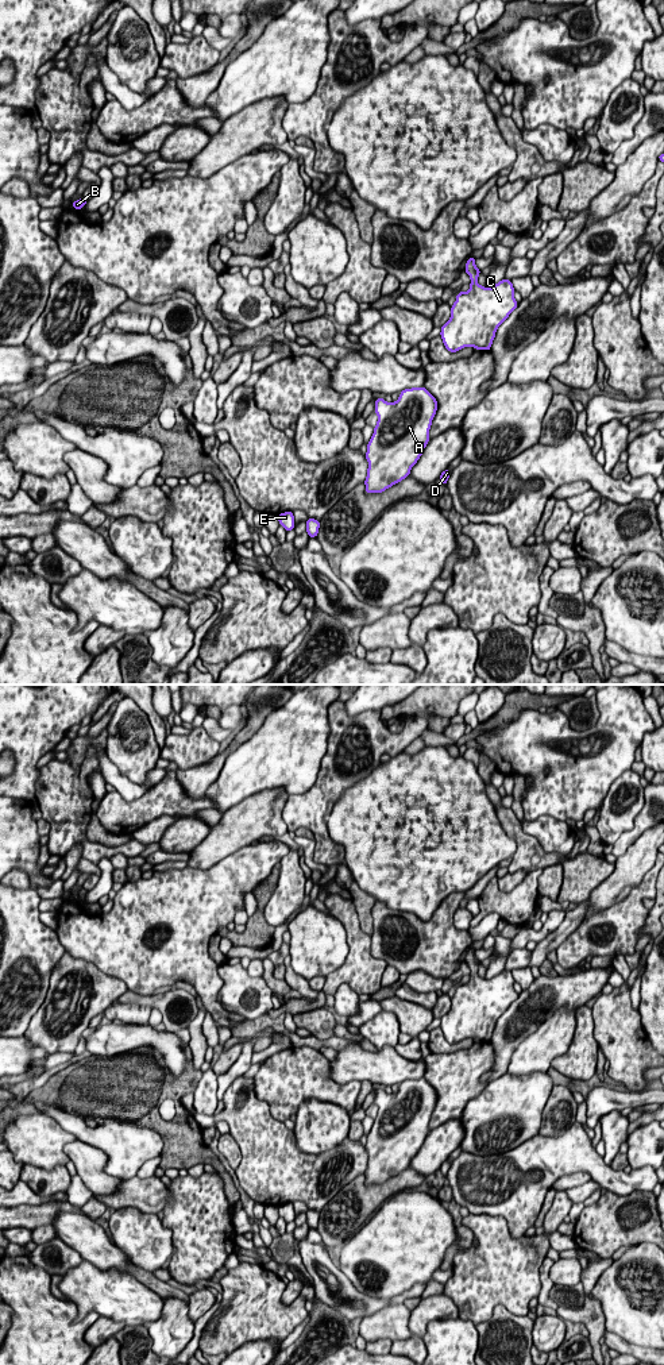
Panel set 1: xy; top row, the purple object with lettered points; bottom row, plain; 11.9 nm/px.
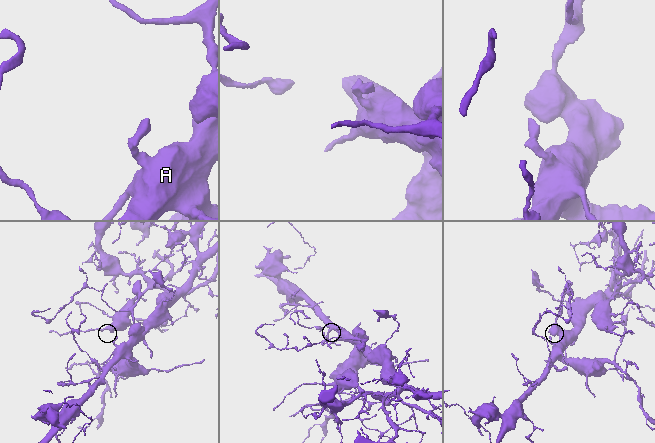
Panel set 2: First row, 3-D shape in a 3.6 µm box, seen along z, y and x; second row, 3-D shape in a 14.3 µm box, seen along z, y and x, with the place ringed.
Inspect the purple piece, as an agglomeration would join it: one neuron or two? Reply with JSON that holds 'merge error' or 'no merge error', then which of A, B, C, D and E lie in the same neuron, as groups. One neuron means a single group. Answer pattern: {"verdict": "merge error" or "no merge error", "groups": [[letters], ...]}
{"verdict": "no merge error", "groups": [["A", "B", "C", "D", "E"]]}

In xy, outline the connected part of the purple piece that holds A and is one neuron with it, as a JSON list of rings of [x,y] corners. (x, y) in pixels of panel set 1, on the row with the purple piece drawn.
[[[424,387],[405,389],[395,402],[375,398],[378,421],[367,443],[366,493],[382,493],[410,475],[429,441],[437,410],[436,398]]]

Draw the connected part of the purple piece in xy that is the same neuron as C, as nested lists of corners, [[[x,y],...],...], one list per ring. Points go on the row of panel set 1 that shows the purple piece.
[[[472,257],[464,270],[471,279],[470,289],[458,293],[451,306],[451,317],[441,325],[440,336],[449,352],[464,347],[490,351],[498,327],[518,306],[514,288],[506,278],[491,288],[479,285],[480,270]]]

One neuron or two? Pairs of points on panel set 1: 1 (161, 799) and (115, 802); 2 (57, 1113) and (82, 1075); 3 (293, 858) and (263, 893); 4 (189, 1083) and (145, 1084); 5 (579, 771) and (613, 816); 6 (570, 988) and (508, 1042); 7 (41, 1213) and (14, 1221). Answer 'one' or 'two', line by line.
1: one
2: two
3: two
4: one
5: two
6: one
7: one

